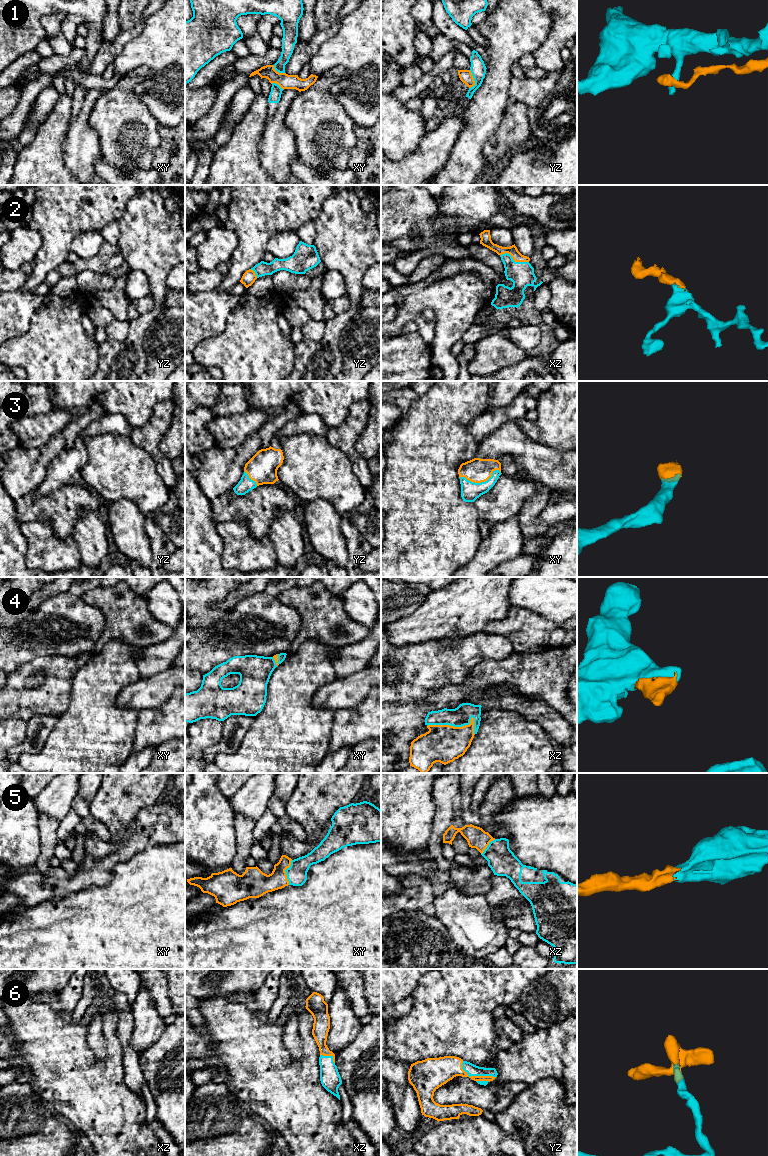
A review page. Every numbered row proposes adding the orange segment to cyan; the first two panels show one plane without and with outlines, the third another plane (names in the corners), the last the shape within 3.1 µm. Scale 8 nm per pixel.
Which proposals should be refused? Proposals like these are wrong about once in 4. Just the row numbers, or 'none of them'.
1

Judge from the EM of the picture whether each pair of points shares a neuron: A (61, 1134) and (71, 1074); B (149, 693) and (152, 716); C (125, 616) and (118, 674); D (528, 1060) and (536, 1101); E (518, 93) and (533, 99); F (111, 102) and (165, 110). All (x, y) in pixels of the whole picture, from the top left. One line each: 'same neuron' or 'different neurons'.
A: different neurons
B: different neurons
C: different neurons
D: different neurons
E: same neuron
F: different neurons

